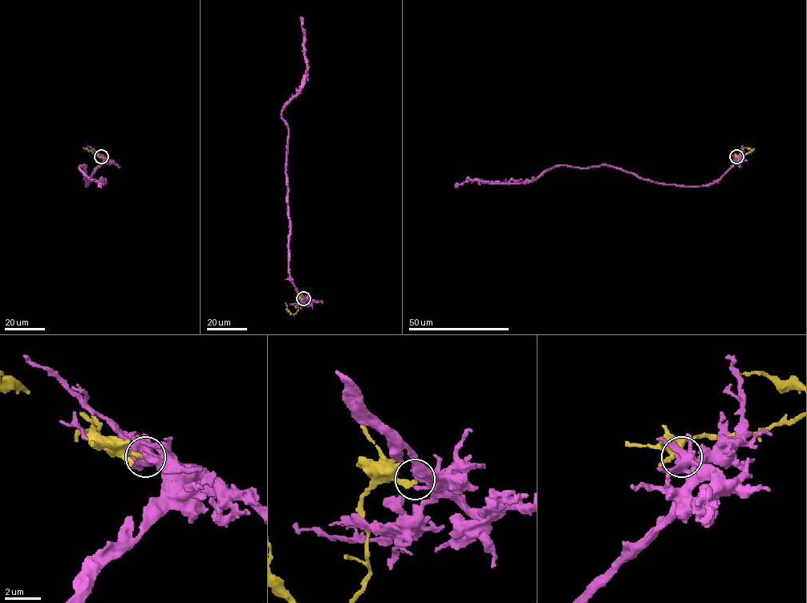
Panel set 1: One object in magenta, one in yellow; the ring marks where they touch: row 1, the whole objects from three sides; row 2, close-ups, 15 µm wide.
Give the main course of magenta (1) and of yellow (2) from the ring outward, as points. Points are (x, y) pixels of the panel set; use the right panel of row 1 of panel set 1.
1: (737, 157), (719, 179), (695, 187), (658, 184), (606, 165), (557, 165), (533, 180), (470, 180), (455, 187)
2: (737, 157), (752, 151), (741, 147)

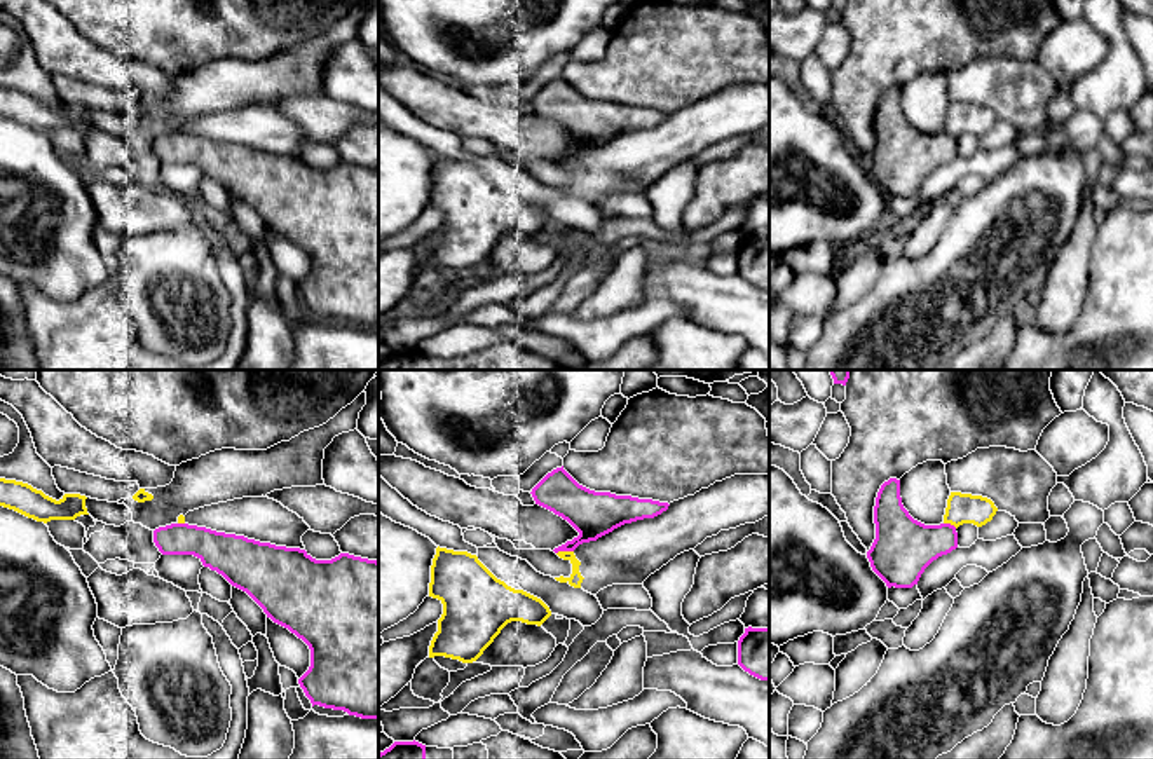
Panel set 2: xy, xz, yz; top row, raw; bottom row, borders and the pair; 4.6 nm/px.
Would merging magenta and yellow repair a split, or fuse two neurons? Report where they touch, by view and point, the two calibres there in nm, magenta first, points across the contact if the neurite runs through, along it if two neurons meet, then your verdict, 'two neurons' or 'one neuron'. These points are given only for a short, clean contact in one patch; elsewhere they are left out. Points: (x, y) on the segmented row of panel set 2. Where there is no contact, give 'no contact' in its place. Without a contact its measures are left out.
contact xz (564, 550); calibres 220 and 60 nm; border xz (573, 550), (560, 550), (557, 553); two neurons

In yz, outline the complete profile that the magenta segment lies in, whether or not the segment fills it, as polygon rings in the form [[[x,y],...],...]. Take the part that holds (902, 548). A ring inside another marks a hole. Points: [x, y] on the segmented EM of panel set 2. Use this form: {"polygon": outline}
{"polygon": [[[897,478],[881,485],[874,523],[876,539],[867,558],[888,588],[912,588],[933,560],[958,548],[954,525],[924,525],[909,515]]]}

